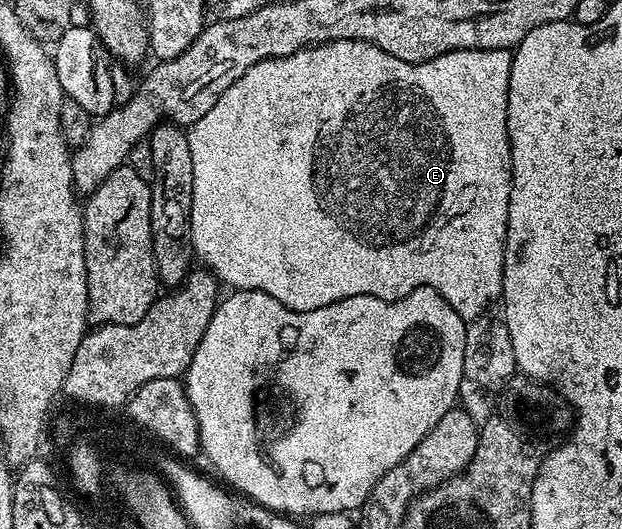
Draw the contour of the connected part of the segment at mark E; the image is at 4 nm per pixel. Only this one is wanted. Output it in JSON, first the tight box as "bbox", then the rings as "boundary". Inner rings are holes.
{"bbox":[187,39,511,321],"boundary":[[[338,39],[332,43],[319,43],[315,47],[306,47],[292,55],[280,59],[266,59],[253,65],[236,83],[229,85],[225,93],[201,117],[201,121],[192,123],[187,131],[189,153],[193,153],[193,209],[191,210],[191,249],[196,260],[199,259],[204,268],[210,271],[220,284],[231,286],[235,291],[260,291],[269,293],[281,305],[294,311],[312,311],[325,305],[333,305],[345,297],[372,295],[378,299],[400,299],[418,287],[432,287],[457,309],[464,321],[478,319],[488,310],[491,302],[500,298],[503,289],[503,262],[505,261],[505,241],[507,240],[507,222],[509,221],[509,193],[511,192],[511,142],[507,136],[507,98],[509,97],[509,73],[511,72],[510,50],[485,49],[484,51],[450,51],[424,63],[401,61],[389,53],[385,53],[376,43],[366,43],[363,39]]]}

